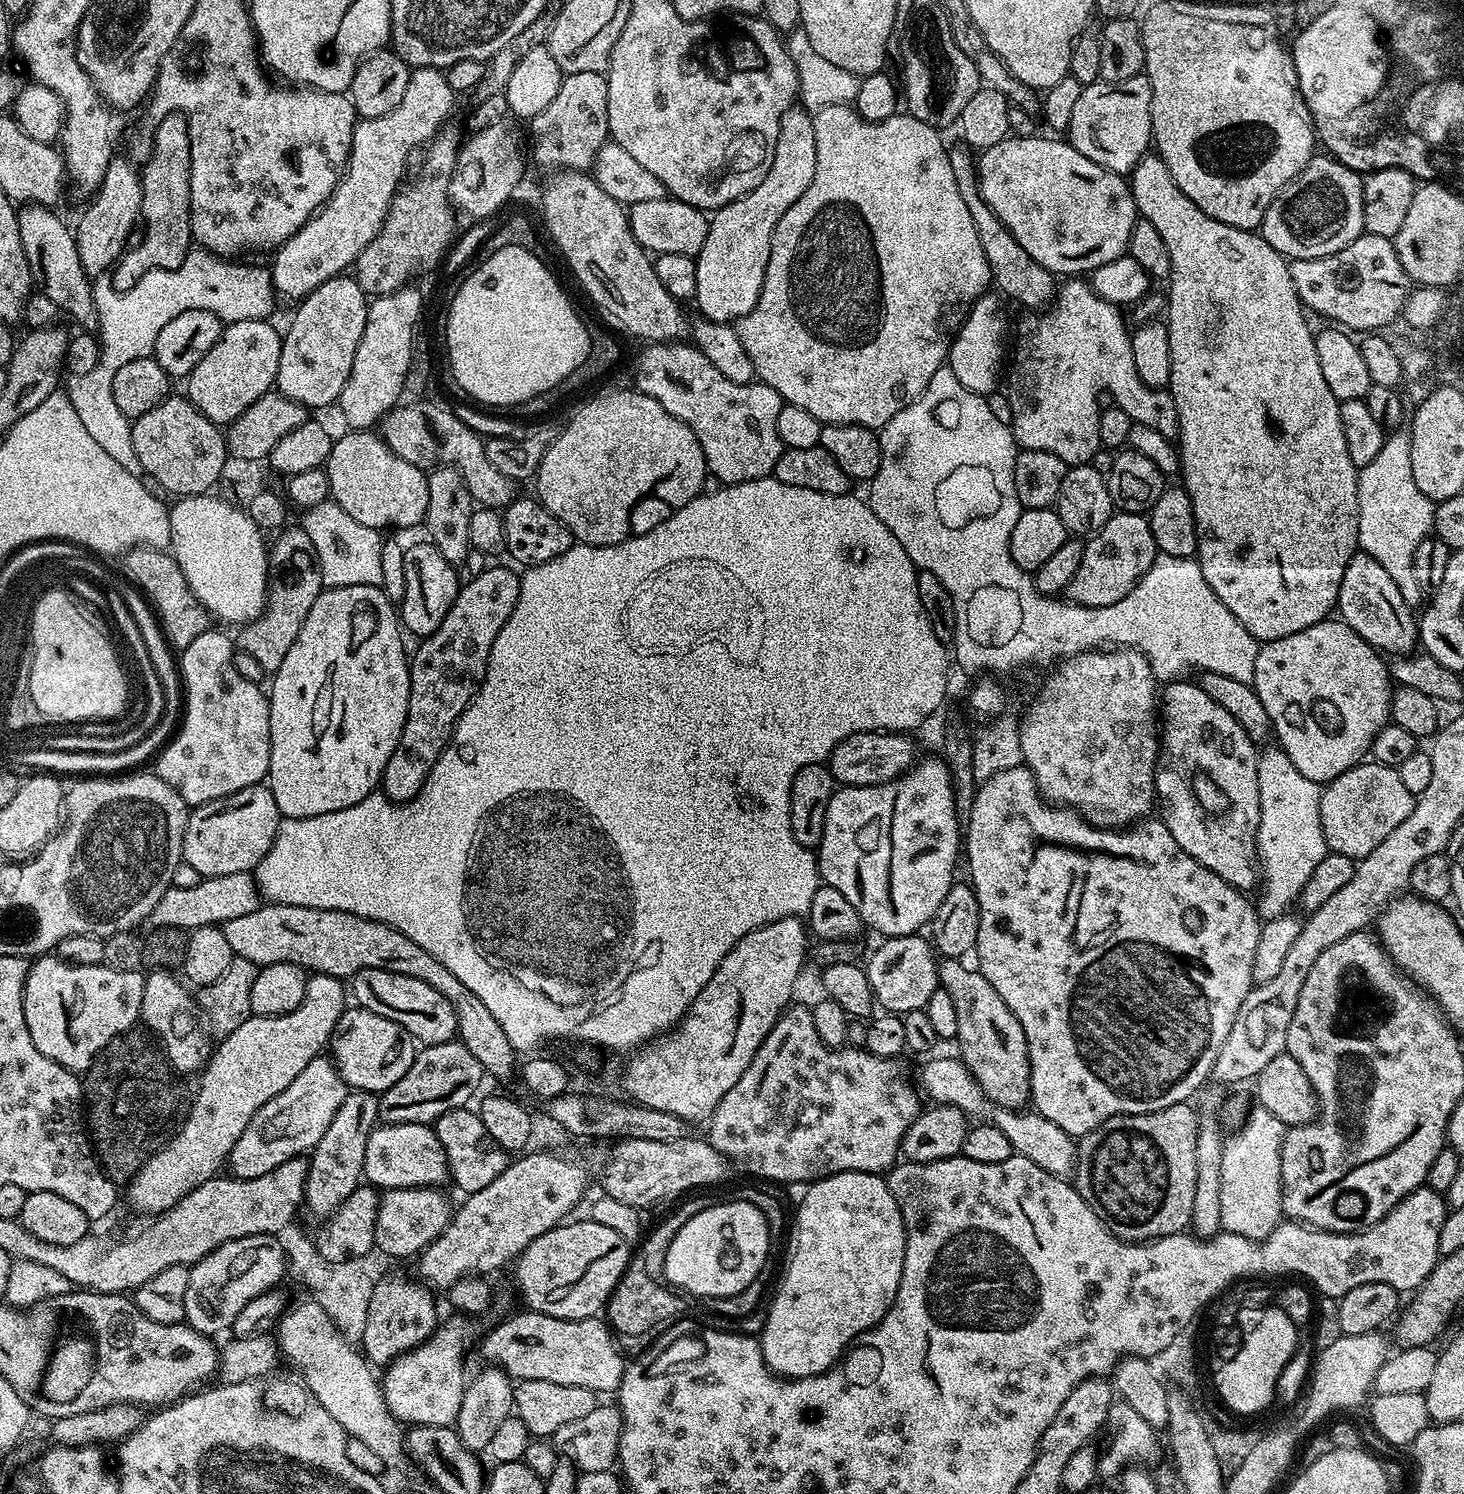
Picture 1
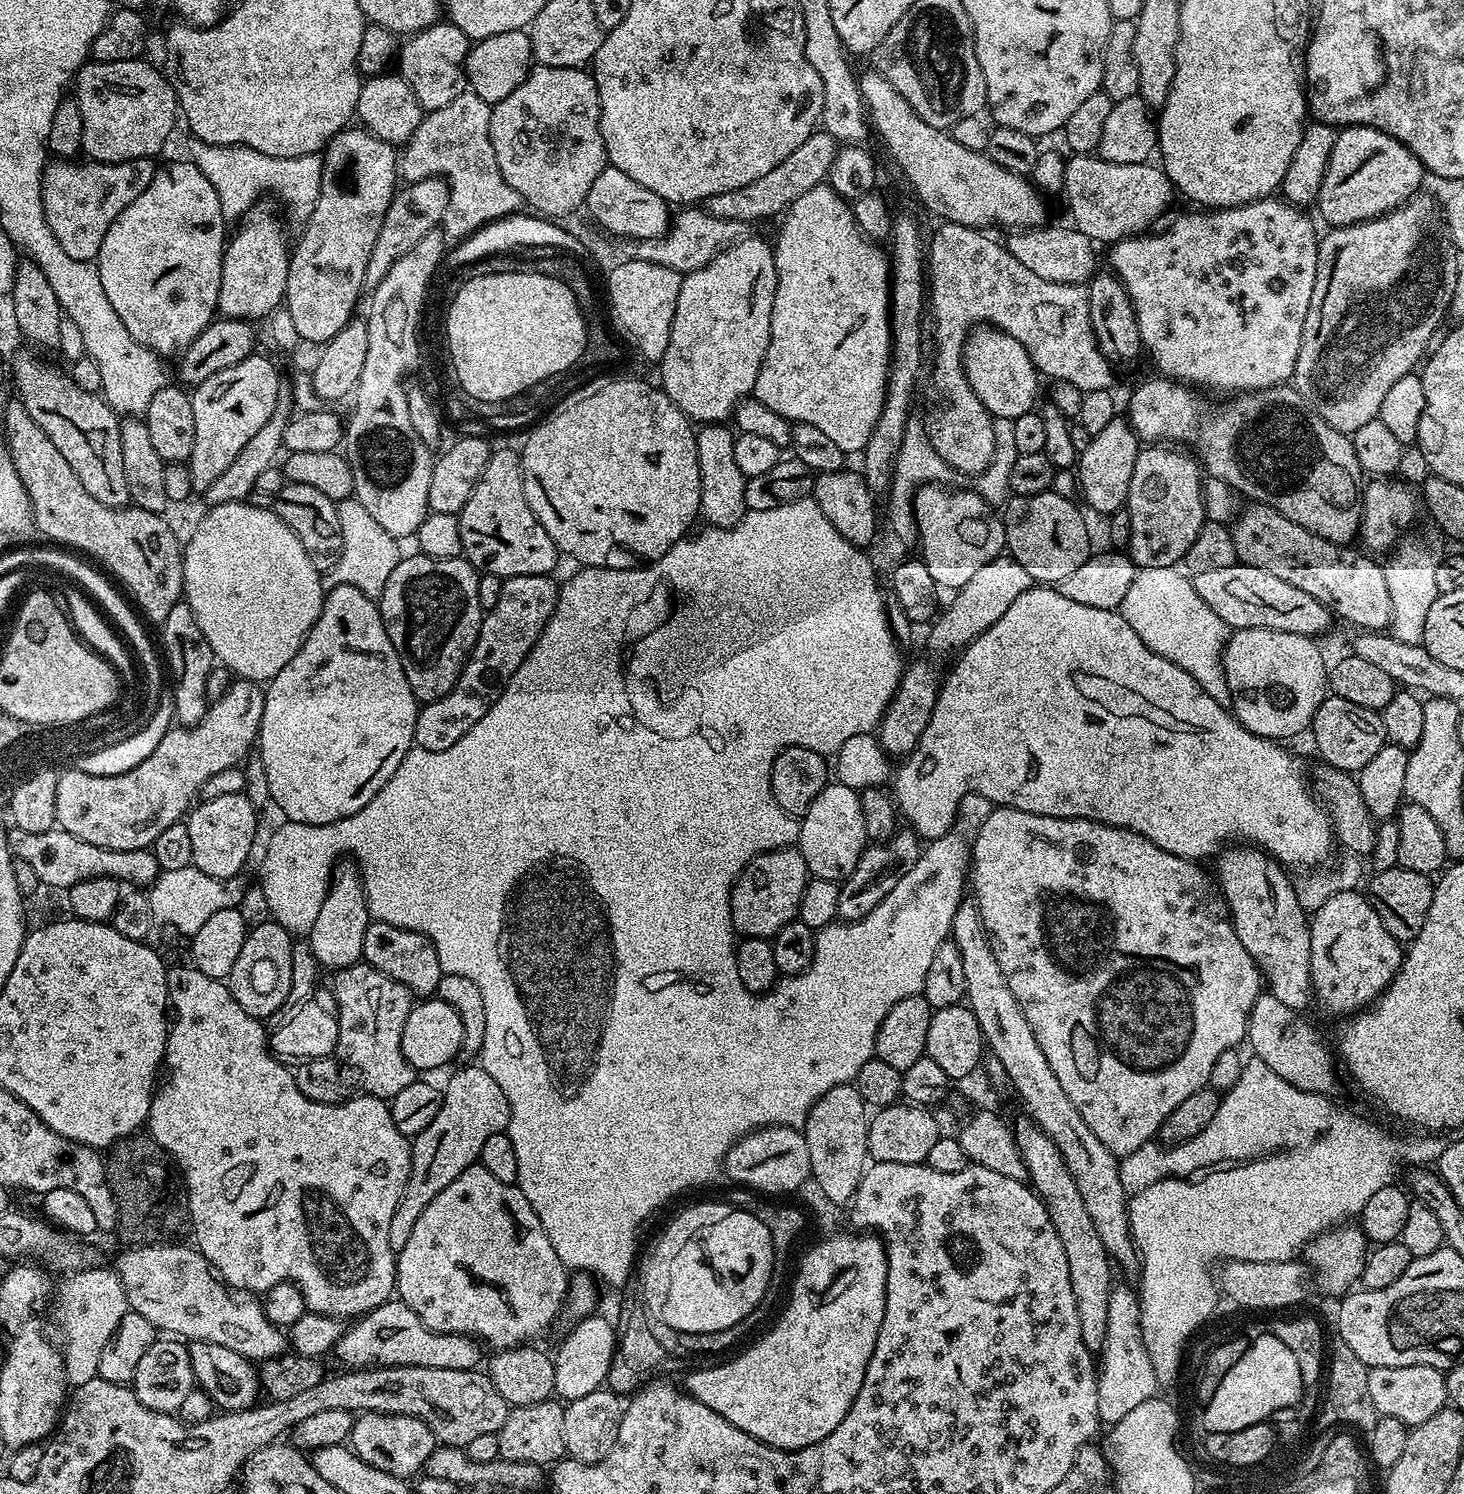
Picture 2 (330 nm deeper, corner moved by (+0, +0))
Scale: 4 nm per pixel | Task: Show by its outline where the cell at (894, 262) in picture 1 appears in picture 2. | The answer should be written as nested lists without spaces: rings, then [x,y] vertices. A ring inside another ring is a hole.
[[[827,182],[814,186],[802,194],[779,221],[780,233],[774,239],[776,254],[776,293],[770,318],[770,346],[766,350],[763,366],[758,370],[758,378],[754,389],[754,398],[762,402],[762,406],[770,406],[774,414],[782,414],[782,418],[796,424],[818,426],[822,434],[826,434],[845,454],[863,453],[866,442],[870,442],[870,434],[874,434],[874,426],[878,422],[878,414],[882,414],[882,402],[886,398],[886,382],[888,367],[892,365],[892,326],[890,323],[890,256],[884,252],[879,243],[869,240],[856,225],[855,214],[849,201],[844,200]]]

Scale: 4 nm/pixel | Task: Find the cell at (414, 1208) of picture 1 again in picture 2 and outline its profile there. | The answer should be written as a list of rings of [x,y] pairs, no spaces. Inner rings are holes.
[[[477,1162],[466,1170],[462,1170],[462,1174],[458,1178],[454,1178],[454,1182],[450,1182],[450,1186],[446,1186],[446,1190],[442,1190],[442,1194],[438,1194],[438,1198],[434,1198],[434,1202],[430,1202],[430,1206],[426,1206],[426,1210],[422,1210],[422,1214],[418,1214],[418,1222],[414,1222],[414,1231],[396,1258],[394,1292],[406,1306],[410,1306],[410,1310],[414,1310],[418,1314],[418,1318],[422,1318],[422,1322],[426,1322],[426,1326],[431,1332],[470,1336],[483,1342],[487,1347],[489,1344],[489,1349],[499,1350],[527,1345],[529,1342],[535,1341],[532,1340],[535,1336],[542,1335],[555,1322],[556,1315],[562,1312],[568,1298],[569,1279],[569,1269],[564,1267],[558,1254],[554,1254],[554,1246],[550,1242],[546,1230],[542,1230],[542,1222],[538,1222],[538,1214],[534,1214],[530,1202],[526,1202],[520,1189],[515,1184],[498,1182],[498,1178],[494,1178],[494,1174],[490,1174],[490,1170],[486,1170]]]

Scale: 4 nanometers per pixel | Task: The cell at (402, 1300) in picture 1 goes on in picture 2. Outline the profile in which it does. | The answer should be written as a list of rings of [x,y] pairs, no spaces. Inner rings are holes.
[[[361,1412],[352,1422],[350,1437],[352,1451],[358,1458],[362,1458],[362,1462],[378,1470],[386,1470],[386,1474],[405,1478],[415,1477],[427,1465],[428,1459],[432,1457],[432,1452],[437,1446],[436,1435],[430,1430],[430,1426],[426,1426],[426,1422],[413,1416],[386,1412]]]

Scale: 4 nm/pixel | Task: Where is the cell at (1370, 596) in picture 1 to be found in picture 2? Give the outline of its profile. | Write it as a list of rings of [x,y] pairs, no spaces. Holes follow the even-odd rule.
[[[1159,374],[1153,375],[1153,380],[1144,380],[1132,392],[1132,397],[1128,400],[1128,413],[1126,419],[1131,424],[1132,429],[1136,432],[1136,439],[1148,446],[1188,446],[1184,444],[1192,444],[1196,440],[1196,452],[1203,471],[1208,476],[1213,476],[1219,480],[1224,480],[1233,488],[1241,497],[1249,496],[1249,501],[1257,504],[1268,504],[1274,510],[1278,510],[1278,514],[1282,514],[1286,518],[1290,518],[1290,522],[1298,522],[1298,526],[1302,526],[1306,530],[1310,530],[1310,534],[1314,534],[1318,538],[1326,538],[1335,544],[1343,544],[1345,546],[1353,543],[1357,539],[1360,531],[1360,519],[1364,513],[1364,498],[1362,495],[1362,485],[1365,483],[1366,474],[1360,469],[1358,462],[1358,454],[1354,454],[1354,446],[1351,439],[1345,433],[1334,430],[1334,426],[1330,426],[1325,420],[1312,409],[1308,399],[1300,392],[1297,392],[1292,386],[1277,386],[1275,388],[1261,387],[1260,392],[1252,392],[1249,396],[1240,396],[1237,400],[1228,400],[1225,404],[1220,404],[1217,408],[1211,408],[1202,397],[1199,396],[1195,387],[1189,386],[1187,383],[1173,380]]]

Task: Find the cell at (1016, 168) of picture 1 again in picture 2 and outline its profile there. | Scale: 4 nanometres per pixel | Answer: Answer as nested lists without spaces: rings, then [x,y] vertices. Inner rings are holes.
[[[861,71],[858,79],[871,127],[892,151],[897,166],[912,183],[917,198],[934,215],[944,216],[940,218],[950,224],[981,230],[991,229],[991,224],[1001,224],[1007,230],[1027,230],[1045,223],[1045,197],[1031,179],[998,166],[998,162],[985,153],[966,150],[966,146],[954,142],[945,129],[930,126],[879,72]]]

